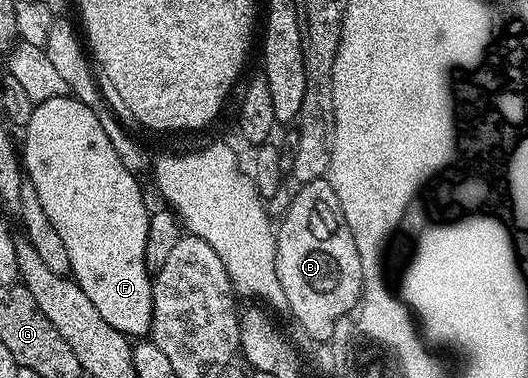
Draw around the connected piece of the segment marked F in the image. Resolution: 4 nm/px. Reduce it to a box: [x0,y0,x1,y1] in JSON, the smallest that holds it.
[21,94,153,338]

